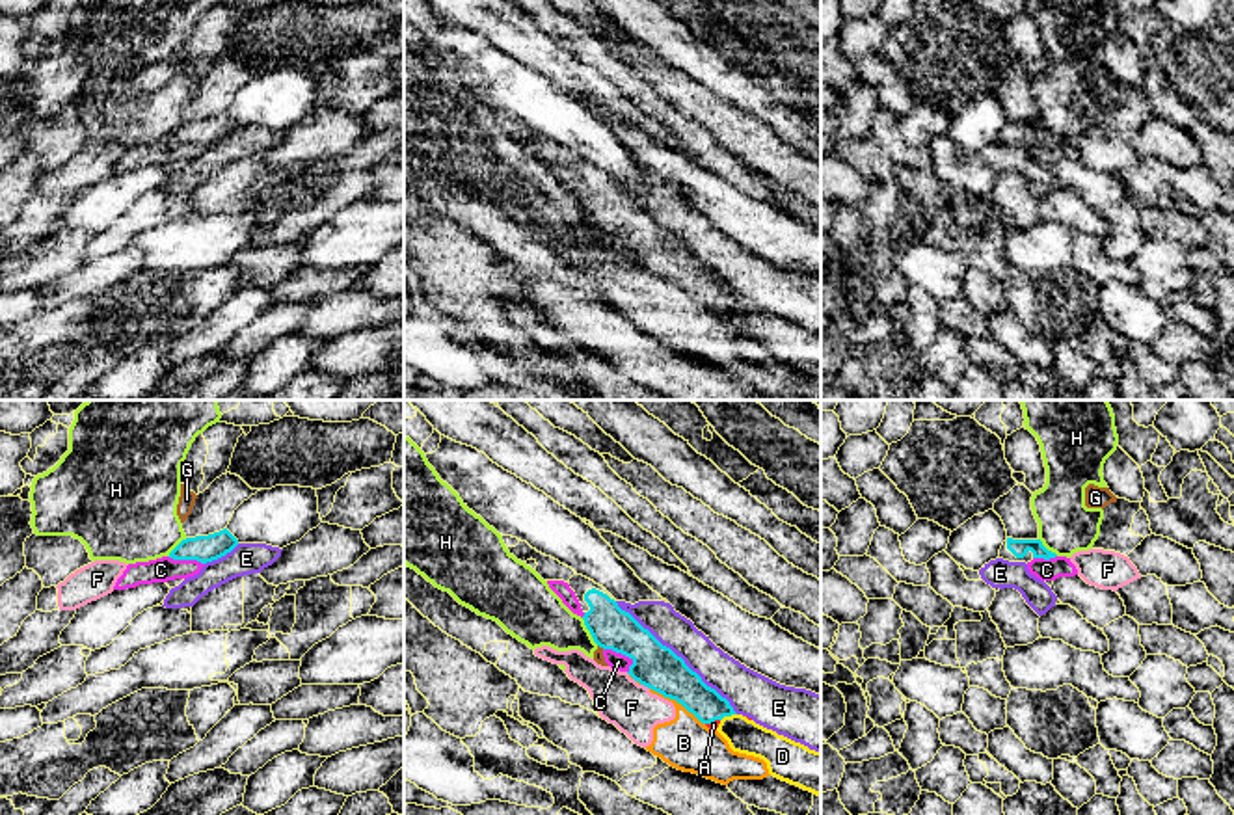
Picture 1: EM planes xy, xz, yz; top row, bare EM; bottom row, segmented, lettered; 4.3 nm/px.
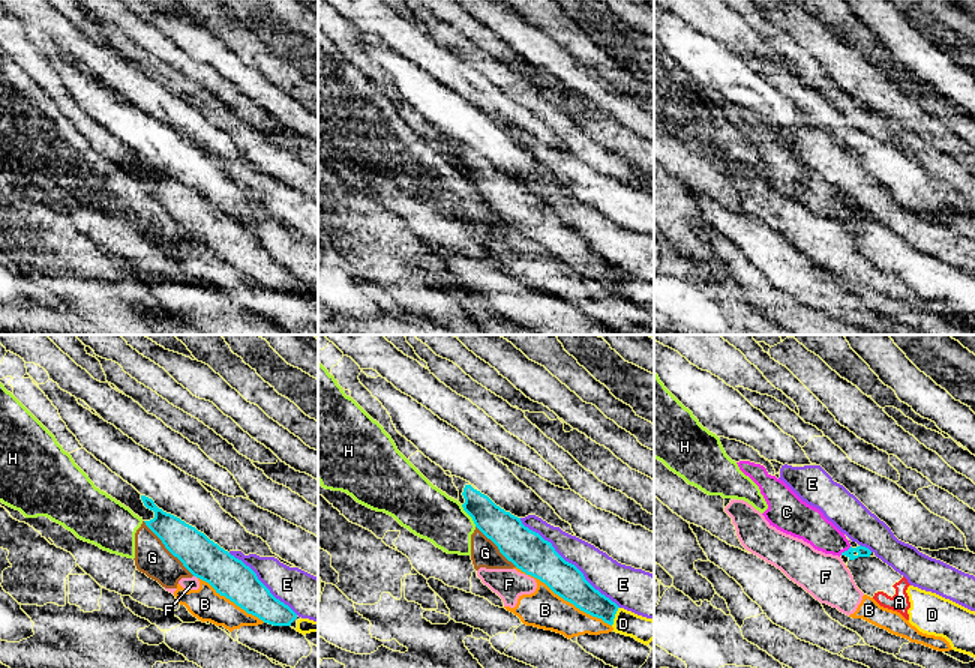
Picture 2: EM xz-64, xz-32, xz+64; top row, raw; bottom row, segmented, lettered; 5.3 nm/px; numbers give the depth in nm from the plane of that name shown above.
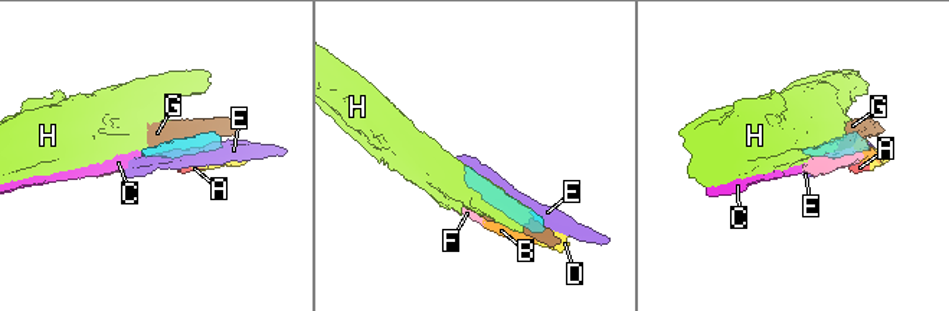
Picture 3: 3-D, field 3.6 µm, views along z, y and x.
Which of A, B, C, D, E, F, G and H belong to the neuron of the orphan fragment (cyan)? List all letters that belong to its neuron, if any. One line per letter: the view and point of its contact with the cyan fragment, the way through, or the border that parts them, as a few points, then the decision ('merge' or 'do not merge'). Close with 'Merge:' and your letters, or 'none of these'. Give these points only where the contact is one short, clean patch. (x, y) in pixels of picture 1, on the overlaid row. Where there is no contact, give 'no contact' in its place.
A: meets cyan in xz at (711, 721); border along xz (719, 719), (706, 724); do not merge
B: meets cyan in xz at (678, 702); do not merge
C: meets cyan in xz at (622, 654); runs through xz (656, 667), (639, 654), (622, 654), (618, 661); merge
D: meets cyan in xz at (728, 715); do not merge
E: meets cyan in xz at (676, 655); do not merge
F: meets cyan in xz at (644, 685); border along xz (641, 683), (648, 689); do not merge
G: meets cyan in xz at (602, 646); do not merge
H: meets cyan in xz at (589, 629); border along xz (581, 618), (598, 644); do not merge
Merge: C

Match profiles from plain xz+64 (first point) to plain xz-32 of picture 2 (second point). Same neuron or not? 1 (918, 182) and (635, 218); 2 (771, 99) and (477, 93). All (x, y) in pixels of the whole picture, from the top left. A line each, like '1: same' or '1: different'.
1: same
2: different

